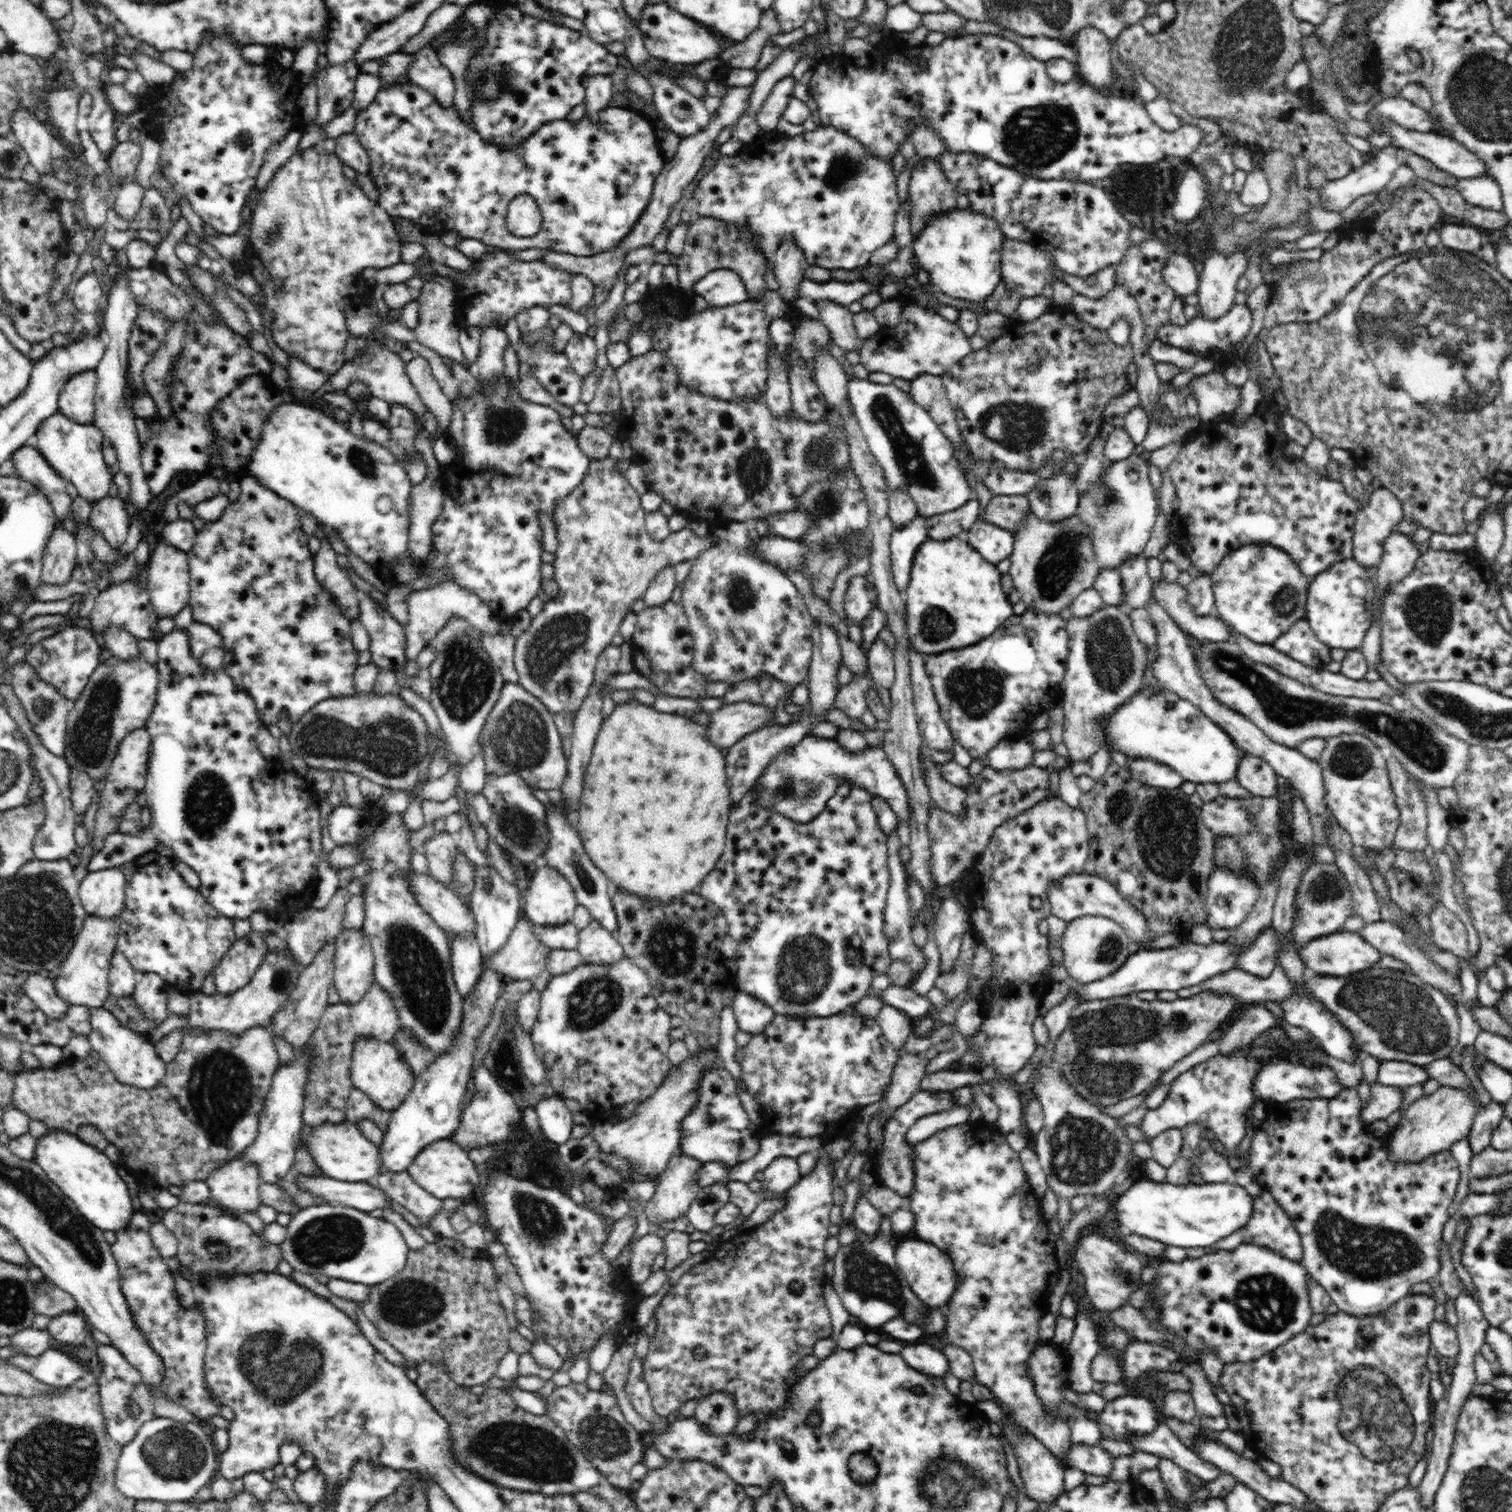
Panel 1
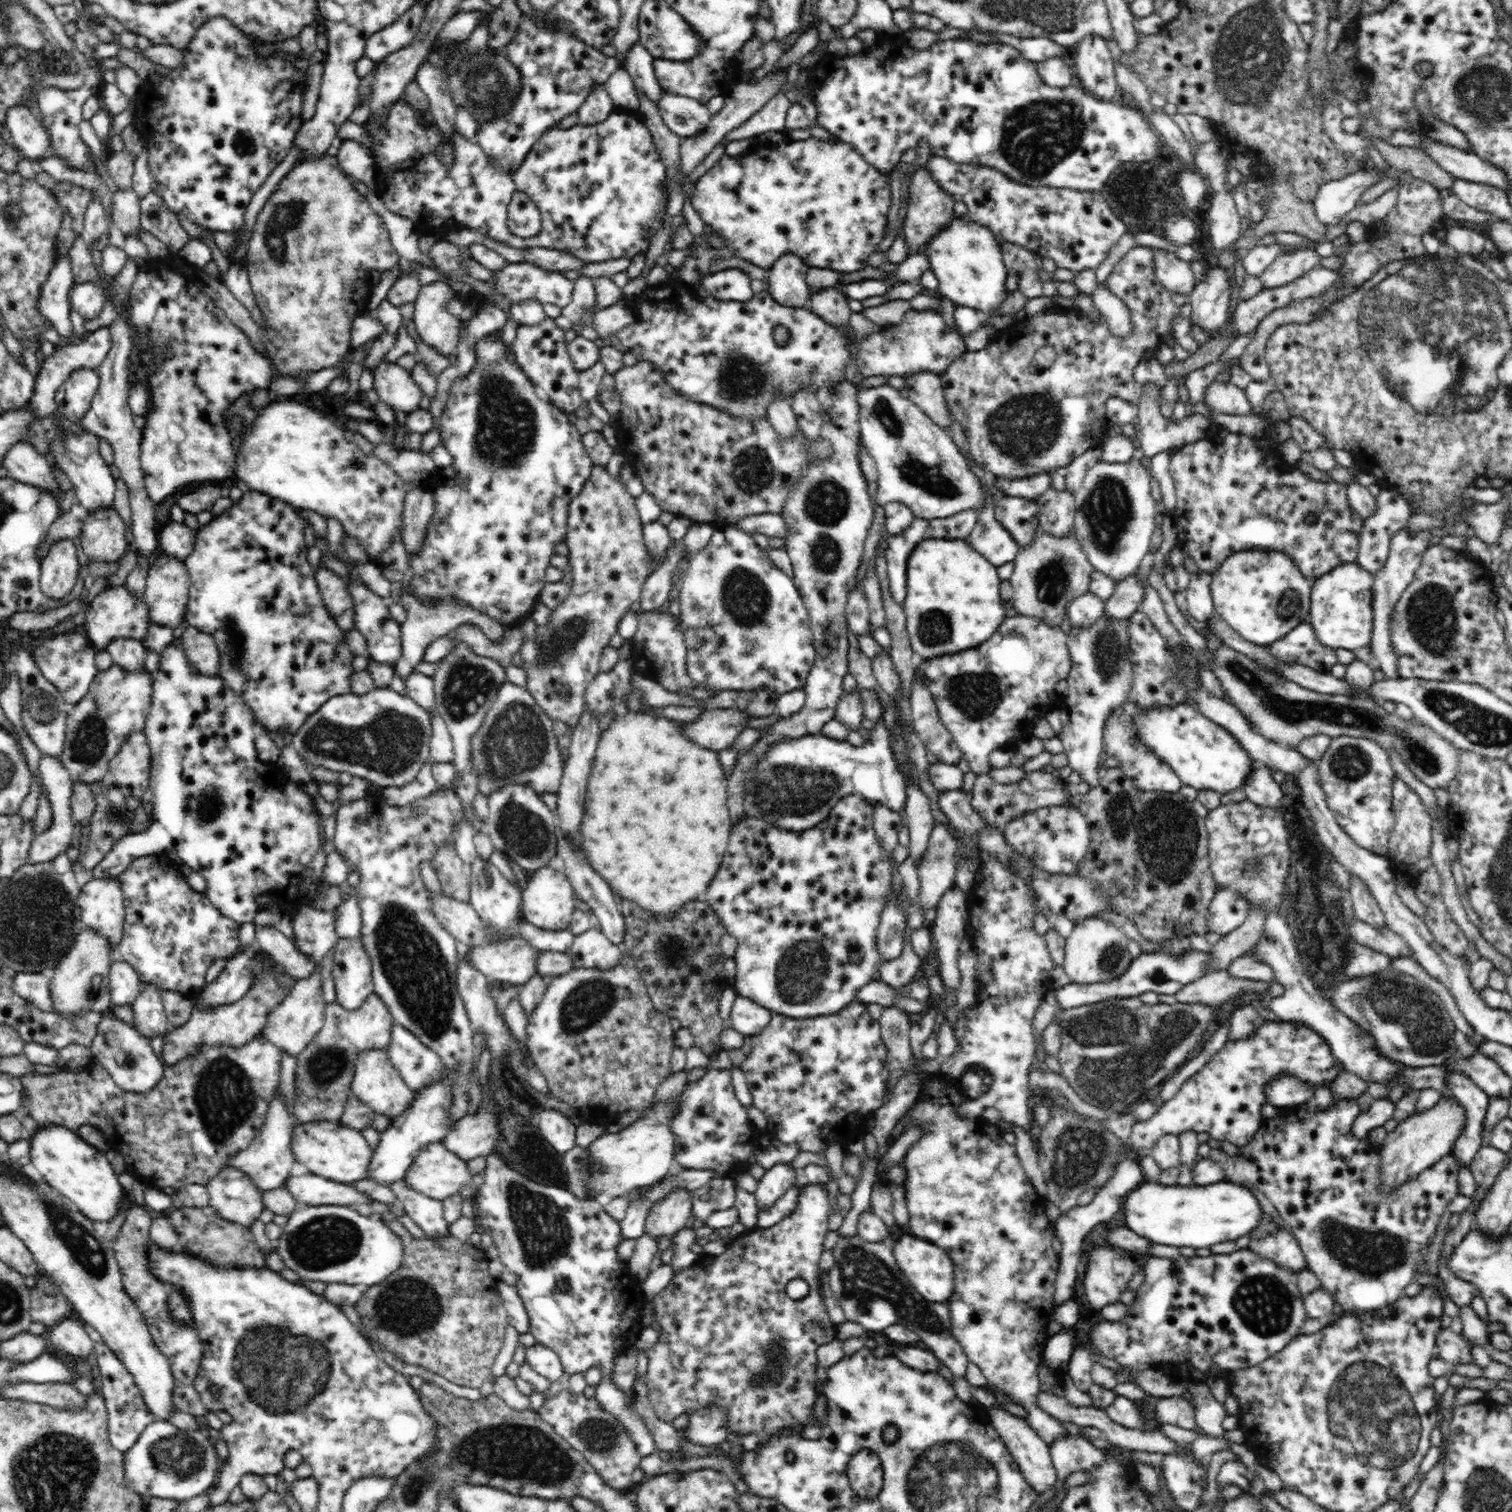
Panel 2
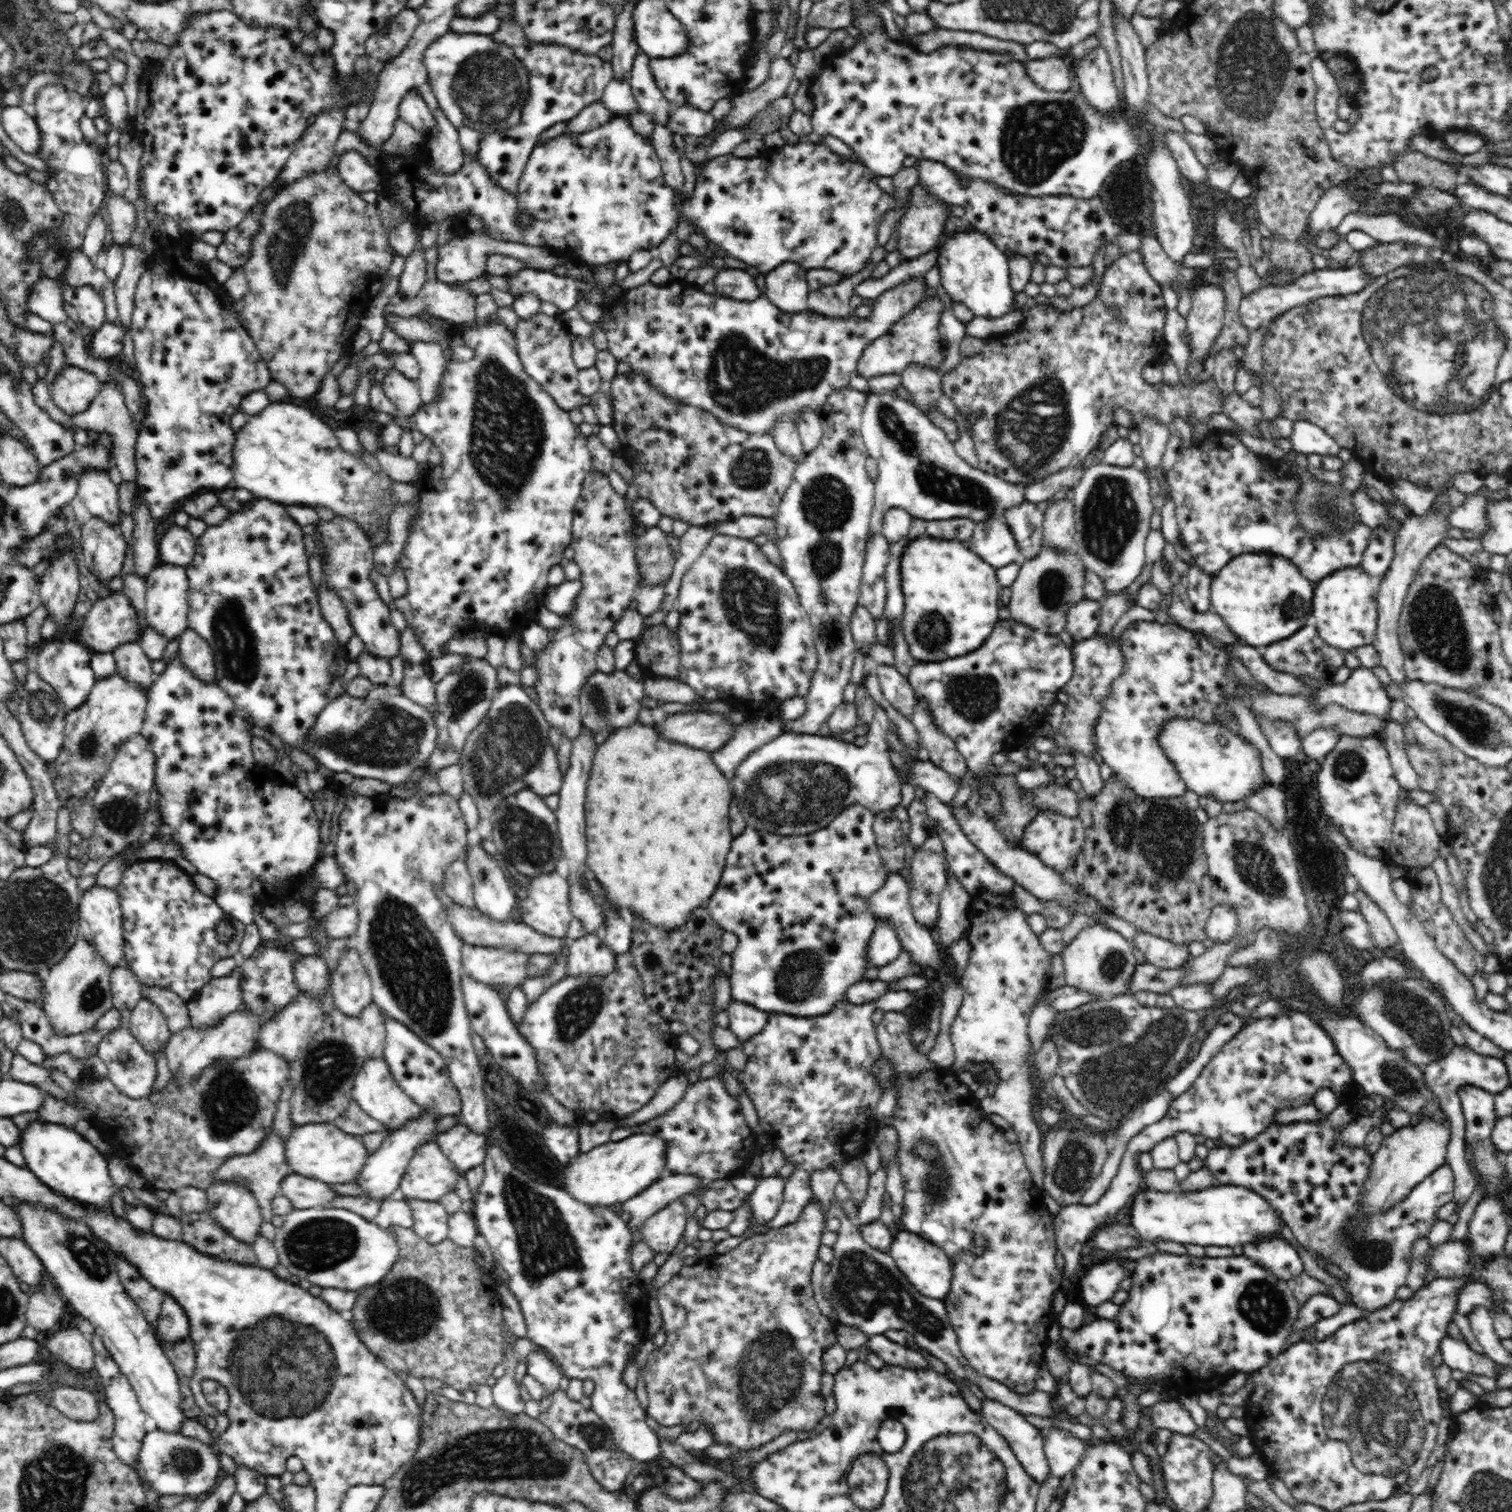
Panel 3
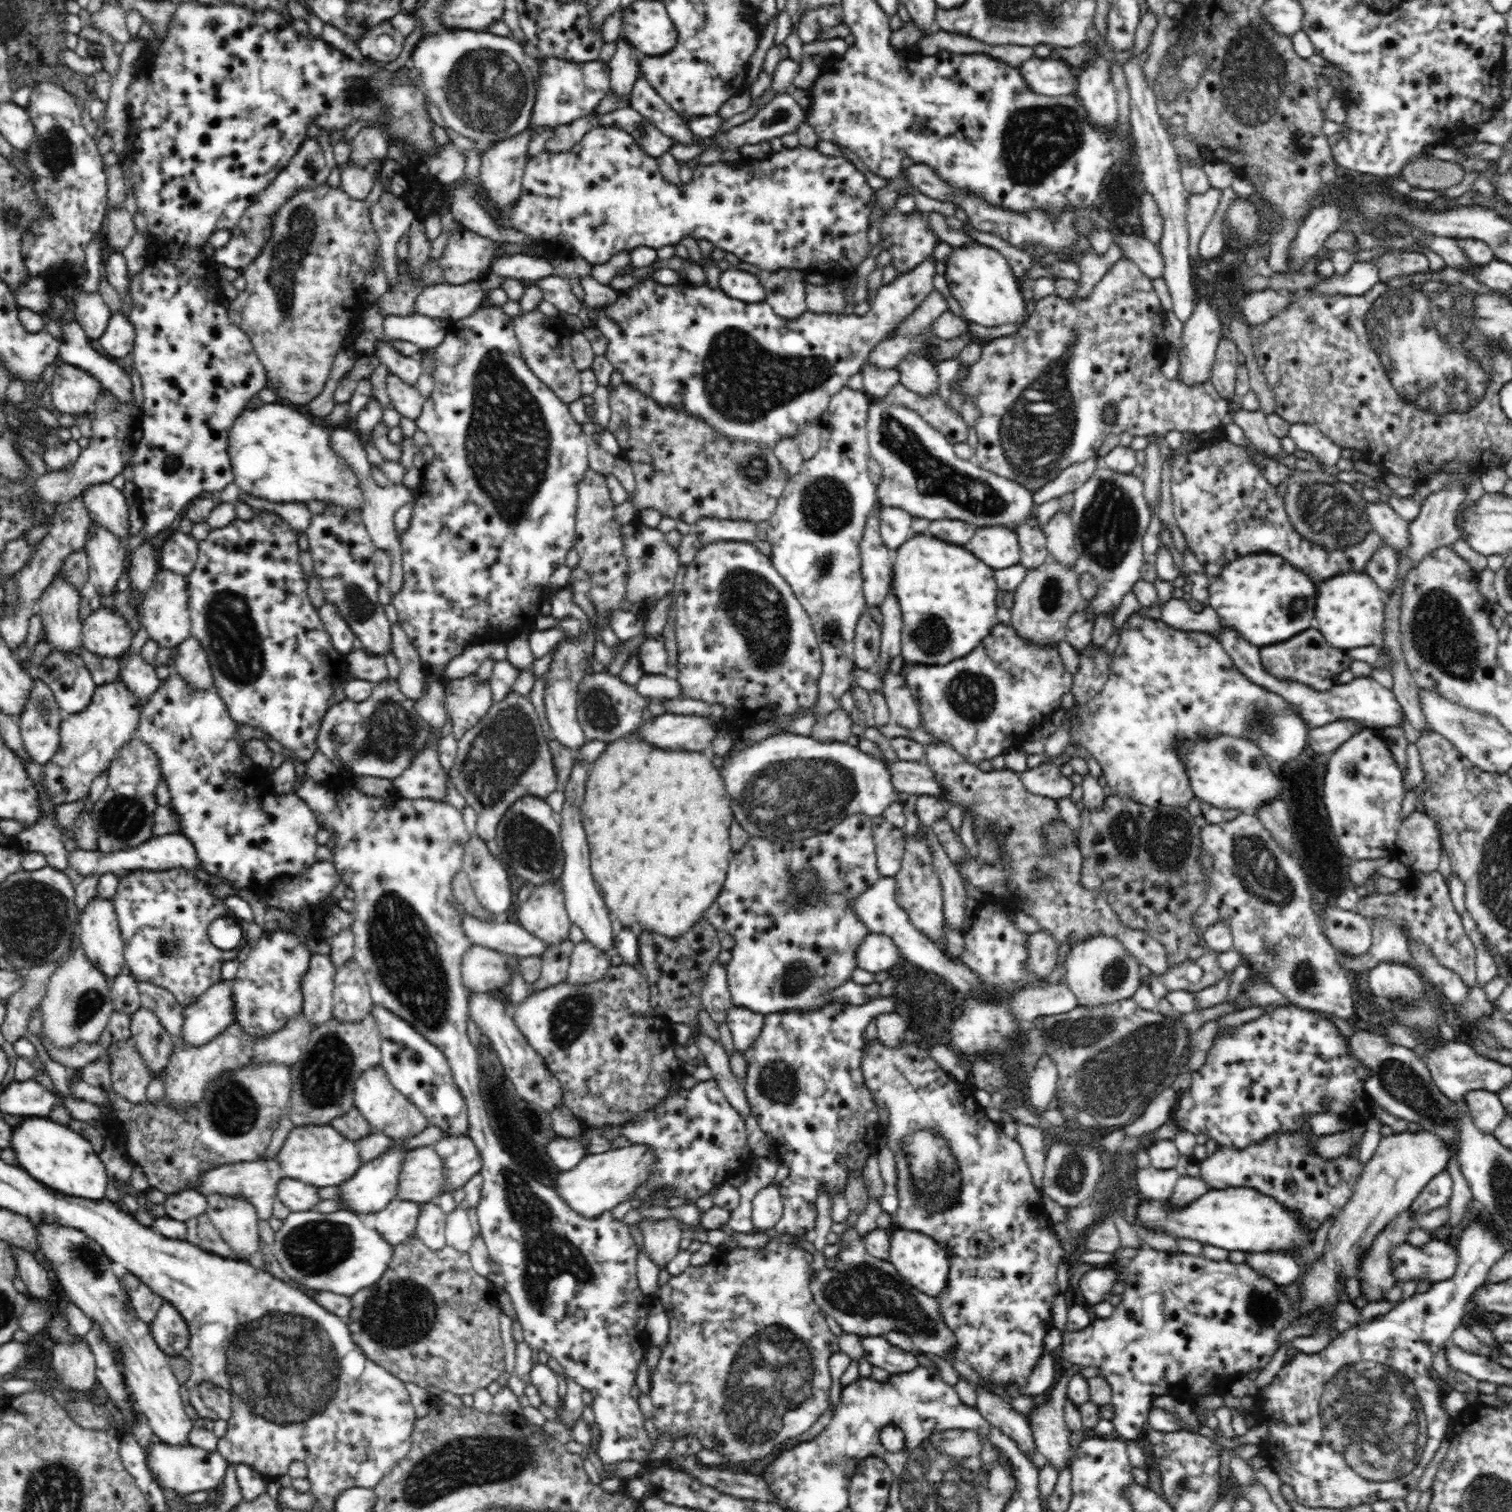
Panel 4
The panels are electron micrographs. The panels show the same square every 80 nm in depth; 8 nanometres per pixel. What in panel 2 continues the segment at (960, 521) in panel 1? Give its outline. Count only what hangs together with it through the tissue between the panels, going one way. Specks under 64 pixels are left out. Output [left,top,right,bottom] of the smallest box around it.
[925,508,978,540]

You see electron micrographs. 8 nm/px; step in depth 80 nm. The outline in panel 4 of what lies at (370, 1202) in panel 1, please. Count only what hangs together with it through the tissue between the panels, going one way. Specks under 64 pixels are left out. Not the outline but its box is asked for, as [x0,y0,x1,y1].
[276,1177,322,1212]

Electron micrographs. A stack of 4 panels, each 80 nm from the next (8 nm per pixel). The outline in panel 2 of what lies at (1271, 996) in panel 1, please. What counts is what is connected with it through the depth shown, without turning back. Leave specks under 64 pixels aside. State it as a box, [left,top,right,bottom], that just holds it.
[1174,969,1271,1005]

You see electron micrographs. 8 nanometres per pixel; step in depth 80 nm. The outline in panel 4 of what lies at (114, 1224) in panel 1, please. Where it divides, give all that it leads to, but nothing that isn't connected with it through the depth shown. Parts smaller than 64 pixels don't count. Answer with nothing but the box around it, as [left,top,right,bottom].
[10,1117,109,1199]

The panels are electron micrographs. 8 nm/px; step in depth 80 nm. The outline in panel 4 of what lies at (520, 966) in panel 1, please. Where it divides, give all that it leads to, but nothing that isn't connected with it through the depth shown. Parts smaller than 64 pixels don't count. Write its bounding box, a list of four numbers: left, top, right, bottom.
[461,945,519,994]

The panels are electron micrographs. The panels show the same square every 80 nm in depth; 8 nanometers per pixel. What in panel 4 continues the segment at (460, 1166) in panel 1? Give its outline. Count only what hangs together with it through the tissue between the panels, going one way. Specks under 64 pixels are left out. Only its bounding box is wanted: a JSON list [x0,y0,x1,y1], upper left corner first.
[396,1148,445,1204]

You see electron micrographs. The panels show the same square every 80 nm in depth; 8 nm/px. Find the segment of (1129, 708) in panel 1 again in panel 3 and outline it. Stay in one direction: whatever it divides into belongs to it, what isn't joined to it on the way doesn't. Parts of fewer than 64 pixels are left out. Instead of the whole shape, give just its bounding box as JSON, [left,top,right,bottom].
[1158,716,1269,804]

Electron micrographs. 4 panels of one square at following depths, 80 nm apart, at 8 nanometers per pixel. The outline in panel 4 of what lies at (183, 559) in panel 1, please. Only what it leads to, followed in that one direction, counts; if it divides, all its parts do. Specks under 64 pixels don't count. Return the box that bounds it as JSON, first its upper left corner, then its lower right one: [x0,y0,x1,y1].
[142,568,192,648]

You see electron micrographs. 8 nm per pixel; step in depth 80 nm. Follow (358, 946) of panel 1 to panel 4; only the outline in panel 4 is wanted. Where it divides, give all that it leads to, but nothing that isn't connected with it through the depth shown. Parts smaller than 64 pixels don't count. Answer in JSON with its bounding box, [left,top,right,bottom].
[333,958,373,1023]

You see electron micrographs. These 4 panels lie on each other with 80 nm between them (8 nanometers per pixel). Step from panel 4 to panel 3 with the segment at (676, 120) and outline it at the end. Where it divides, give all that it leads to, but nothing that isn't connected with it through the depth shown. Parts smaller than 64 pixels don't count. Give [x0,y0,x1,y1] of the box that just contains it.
[629,51,672,126]

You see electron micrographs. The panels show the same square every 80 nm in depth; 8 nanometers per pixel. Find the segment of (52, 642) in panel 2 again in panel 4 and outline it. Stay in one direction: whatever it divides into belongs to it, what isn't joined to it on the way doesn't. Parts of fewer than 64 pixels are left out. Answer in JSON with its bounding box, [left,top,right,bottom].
[35,650,97,715]

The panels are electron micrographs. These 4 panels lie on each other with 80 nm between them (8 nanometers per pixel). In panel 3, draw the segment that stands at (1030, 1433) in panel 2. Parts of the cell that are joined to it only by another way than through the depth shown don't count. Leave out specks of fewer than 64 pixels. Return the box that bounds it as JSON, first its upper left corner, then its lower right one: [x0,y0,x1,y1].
[981,1398,1051,1485]

